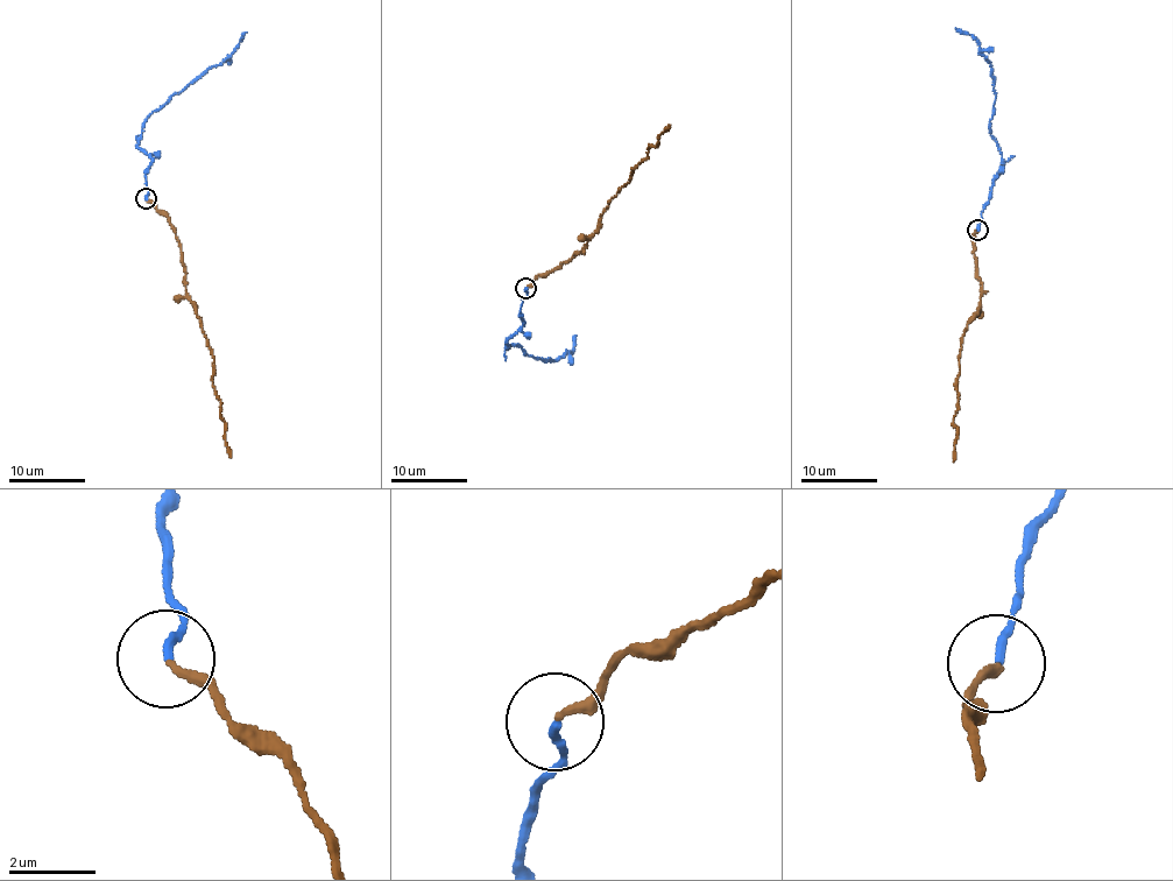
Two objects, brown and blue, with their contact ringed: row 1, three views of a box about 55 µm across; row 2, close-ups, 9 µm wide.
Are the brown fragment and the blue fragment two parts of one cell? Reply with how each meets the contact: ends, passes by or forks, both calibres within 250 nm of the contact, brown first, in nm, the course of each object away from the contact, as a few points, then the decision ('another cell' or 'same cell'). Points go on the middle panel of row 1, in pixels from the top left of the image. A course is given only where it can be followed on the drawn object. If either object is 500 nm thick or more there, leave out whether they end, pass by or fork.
brown ends there; blue ends there; 200 nm thick on the brown side, 170 nm on the other; brown runs (525, 287), (574, 251), (583, 252), (619, 189), (647, 157), (649, 146), (656, 147), (670, 125); blue runs (525, 287), (523, 324), (506, 350), (516, 345), (537, 359), (551, 361), (572, 350), (577, 336); same cell

